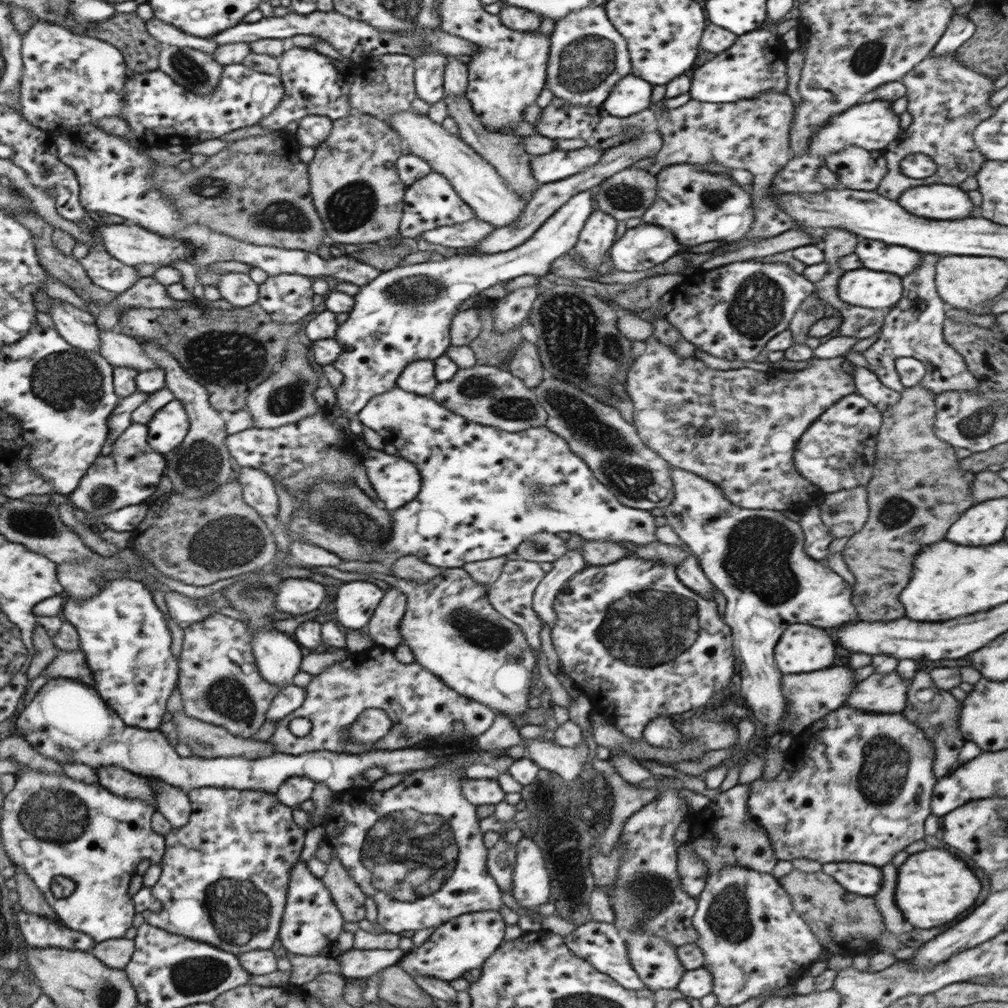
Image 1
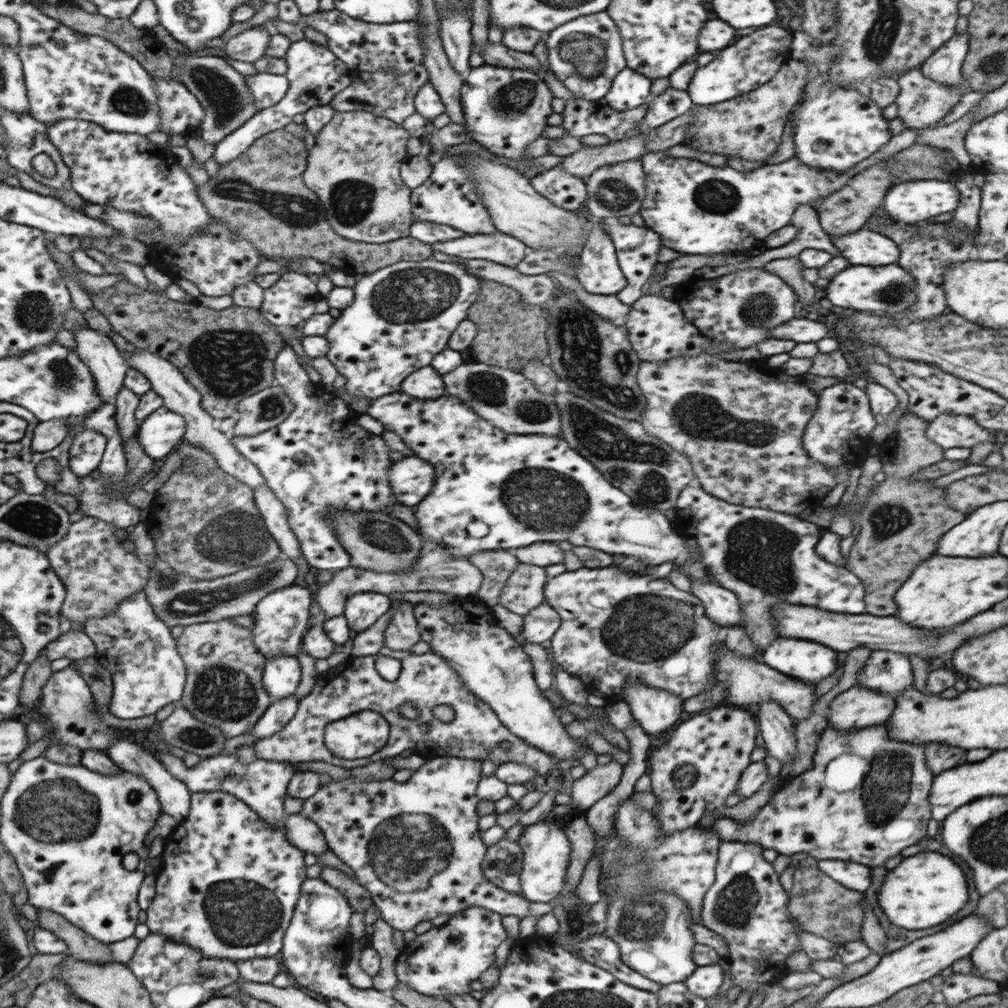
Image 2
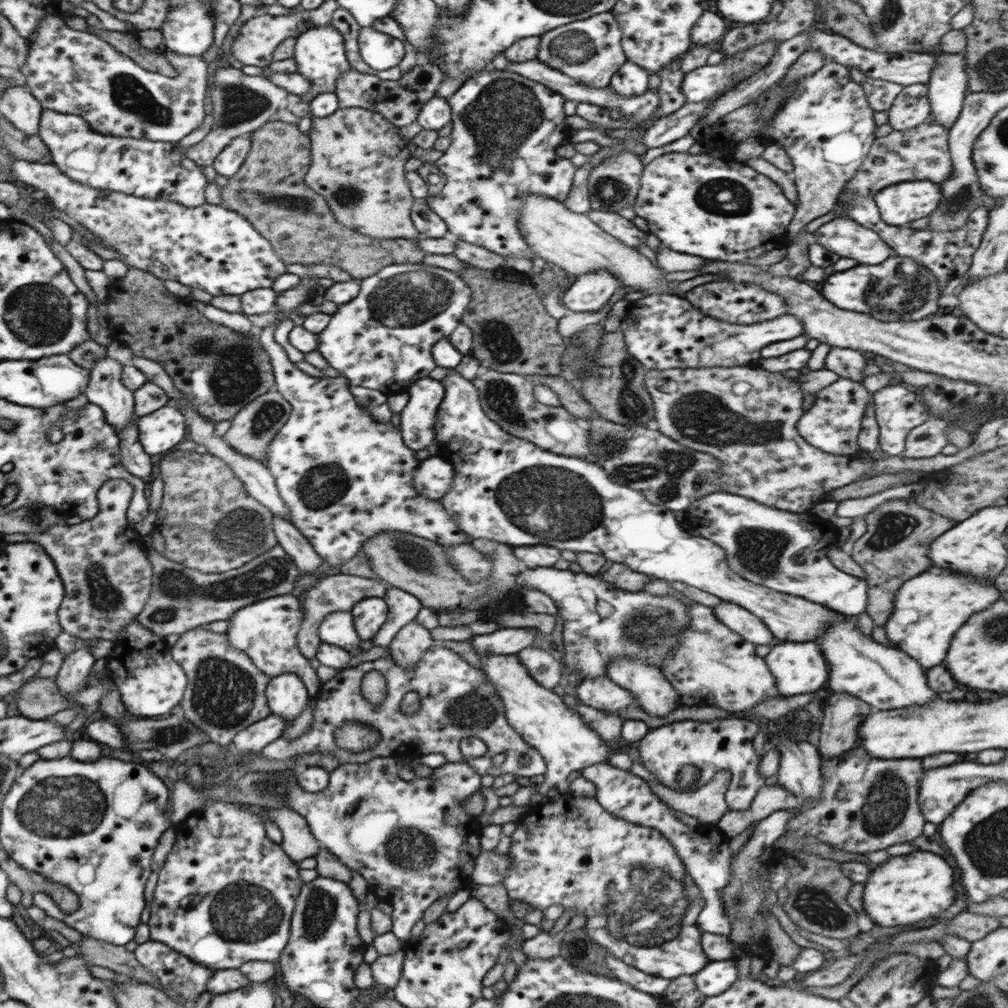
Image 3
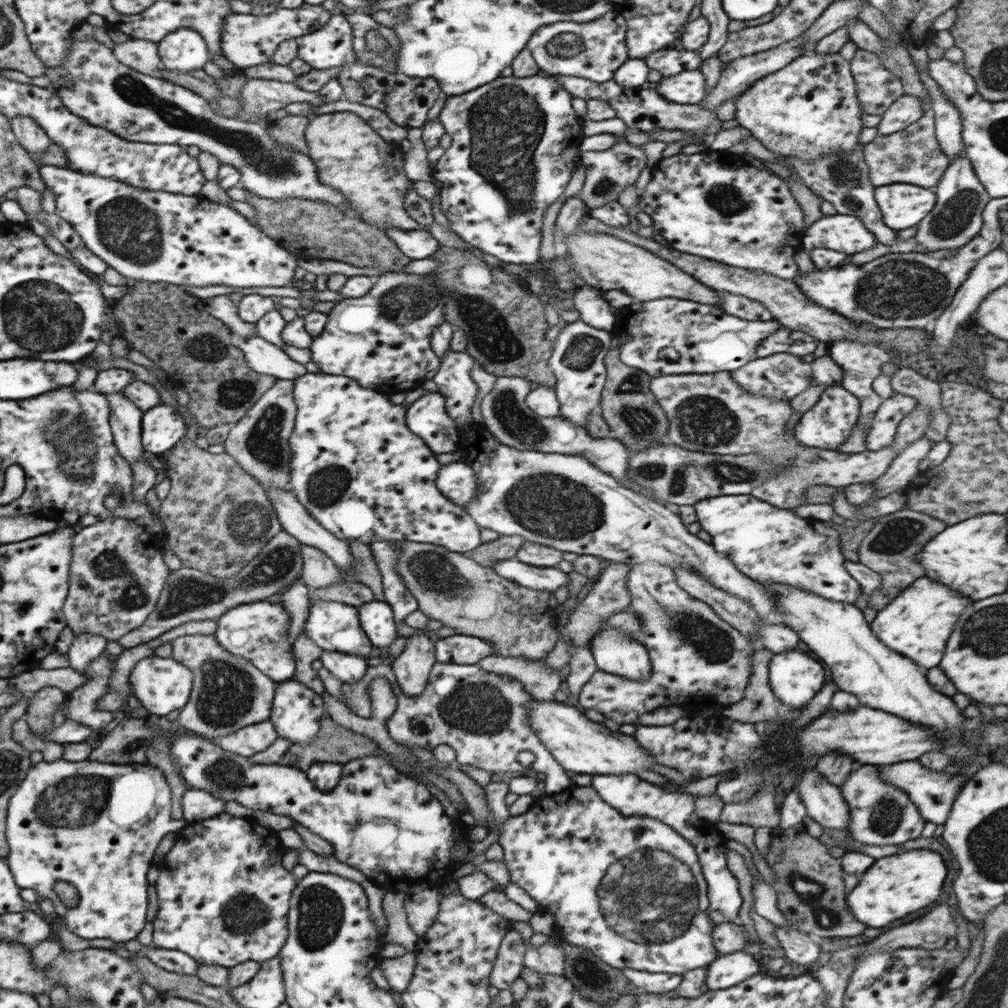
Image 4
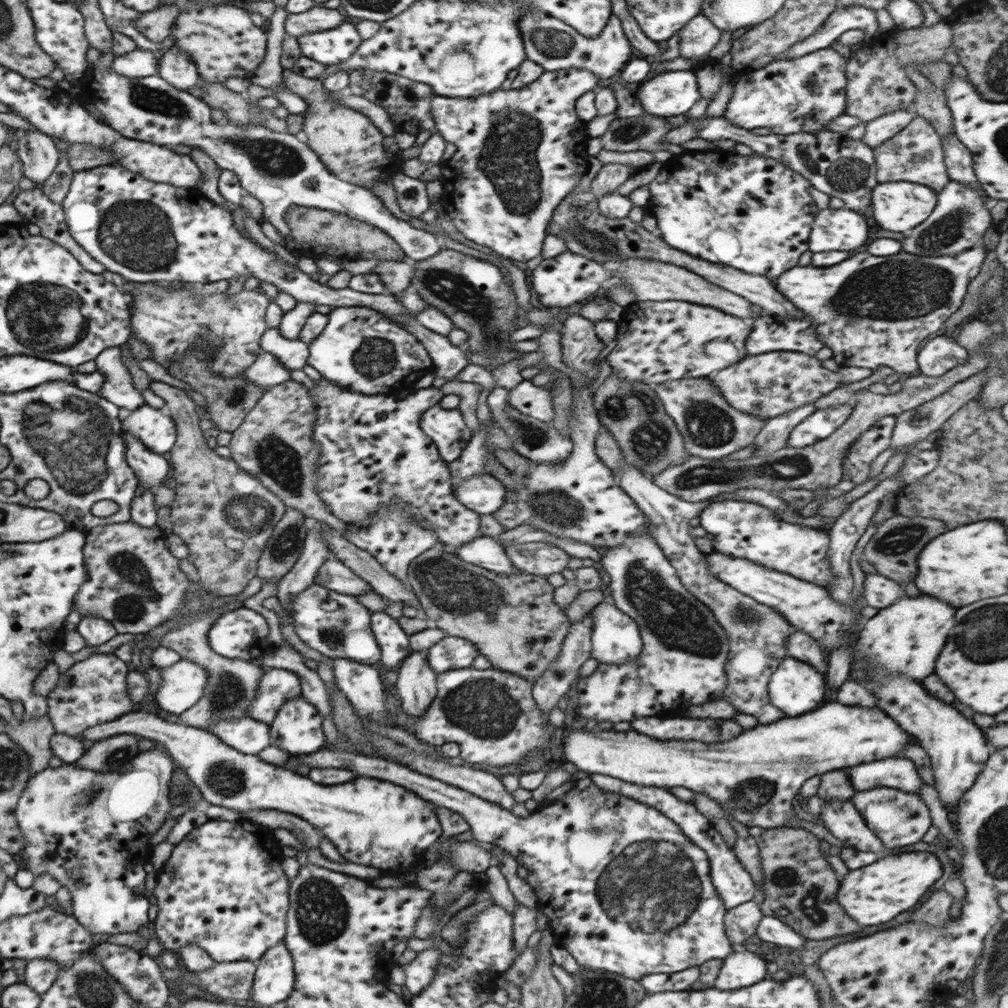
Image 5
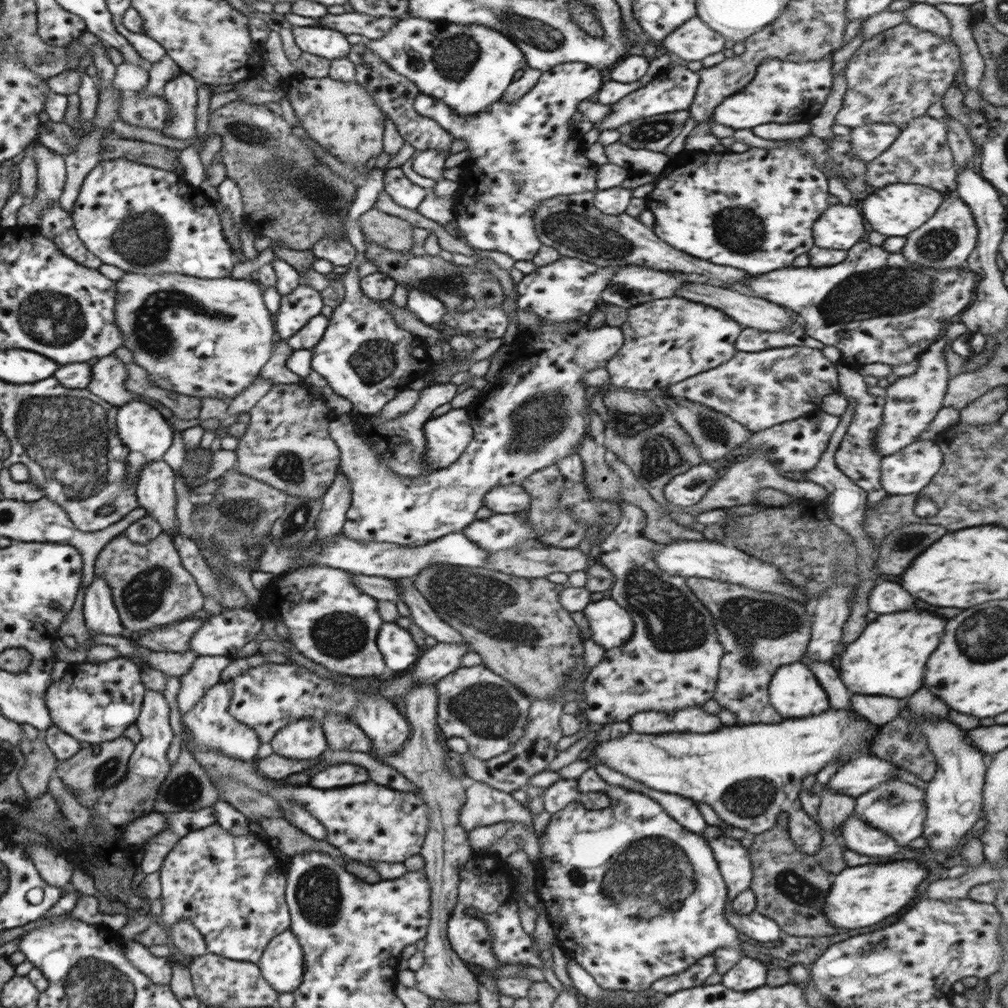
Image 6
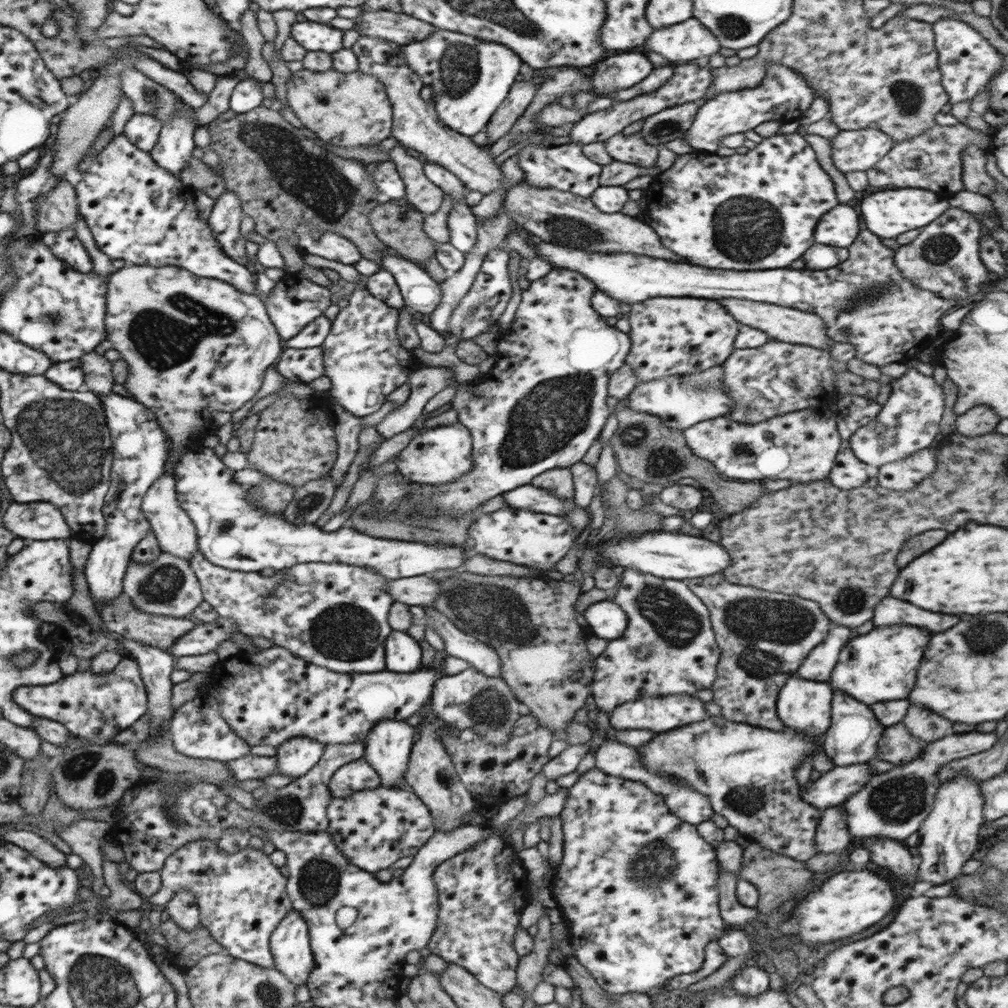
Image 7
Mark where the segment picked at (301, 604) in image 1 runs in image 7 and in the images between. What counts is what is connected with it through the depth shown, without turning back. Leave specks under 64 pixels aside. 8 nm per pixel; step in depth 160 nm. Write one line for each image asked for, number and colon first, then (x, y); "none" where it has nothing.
2: (280, 619)
3: (267, 630)
4: (258, 631)
5: (237, 634)
6: (224, 634)
7: (204, 638)

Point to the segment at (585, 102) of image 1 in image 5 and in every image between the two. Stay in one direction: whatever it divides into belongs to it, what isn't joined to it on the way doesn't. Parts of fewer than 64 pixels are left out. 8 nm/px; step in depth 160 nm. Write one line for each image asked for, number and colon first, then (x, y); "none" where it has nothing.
2: (585, 54)
3: (589, 51)
4: (594, 50)
5: (554, 45)

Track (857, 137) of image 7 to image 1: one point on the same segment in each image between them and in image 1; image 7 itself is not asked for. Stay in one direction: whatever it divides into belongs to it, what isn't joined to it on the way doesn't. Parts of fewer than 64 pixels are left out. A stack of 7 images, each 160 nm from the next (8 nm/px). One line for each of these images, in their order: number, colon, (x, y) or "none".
1: (941, 90)
2: (922, 103)
3: (911, 107)
4: (907, 109)
5: (880, 129)
6: (868, 141)

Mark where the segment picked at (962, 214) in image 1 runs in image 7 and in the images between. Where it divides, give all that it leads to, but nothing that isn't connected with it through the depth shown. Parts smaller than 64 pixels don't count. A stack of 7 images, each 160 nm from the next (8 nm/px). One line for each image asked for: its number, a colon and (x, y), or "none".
2: (914, 201)
3: (901, 203)
4: (902, 205)
5: (897, 206)
6: (895, 210)
7: (890, 213)

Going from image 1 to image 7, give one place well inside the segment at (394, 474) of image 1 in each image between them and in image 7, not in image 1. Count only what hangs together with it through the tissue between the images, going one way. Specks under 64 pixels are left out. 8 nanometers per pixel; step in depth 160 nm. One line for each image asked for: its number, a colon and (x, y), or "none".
2: (411, 478)
3: (435, 476)
4: (457, 481)
5: (484, 494)
6: (509, 499)
7: (528, 497)

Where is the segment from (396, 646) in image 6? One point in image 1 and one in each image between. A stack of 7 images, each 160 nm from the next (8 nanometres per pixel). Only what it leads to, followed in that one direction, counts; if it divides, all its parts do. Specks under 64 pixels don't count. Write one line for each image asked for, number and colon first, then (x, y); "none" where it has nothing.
1: (356, 601)
2: (361, 610)
3: (370, 614)
4: (376, 617)
5: (394, 644)

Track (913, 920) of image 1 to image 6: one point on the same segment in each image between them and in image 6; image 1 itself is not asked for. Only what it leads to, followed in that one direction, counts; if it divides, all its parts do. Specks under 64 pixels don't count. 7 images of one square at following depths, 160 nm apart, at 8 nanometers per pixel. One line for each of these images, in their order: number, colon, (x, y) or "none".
2: (925, 890)
3: (907, 889)
4: (895, 886)
5: (873, 895)
6: (862, 896)

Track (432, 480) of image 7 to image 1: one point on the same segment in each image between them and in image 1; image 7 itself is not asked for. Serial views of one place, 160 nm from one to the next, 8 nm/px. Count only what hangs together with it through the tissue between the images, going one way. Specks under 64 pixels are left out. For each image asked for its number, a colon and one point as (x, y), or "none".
1: (419, 377)
2: (427, 384)
3: (424, 397)
4: (427, 417)
5: (446, 428)
6: (447, 436)

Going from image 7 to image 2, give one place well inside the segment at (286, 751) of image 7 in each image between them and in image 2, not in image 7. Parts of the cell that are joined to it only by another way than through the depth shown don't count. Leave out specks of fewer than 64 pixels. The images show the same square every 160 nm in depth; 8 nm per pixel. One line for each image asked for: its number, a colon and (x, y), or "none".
2: (281, 674)
3: (286, 694)
4: (296, 711)
5: (297, 727)
6: (302, 739)

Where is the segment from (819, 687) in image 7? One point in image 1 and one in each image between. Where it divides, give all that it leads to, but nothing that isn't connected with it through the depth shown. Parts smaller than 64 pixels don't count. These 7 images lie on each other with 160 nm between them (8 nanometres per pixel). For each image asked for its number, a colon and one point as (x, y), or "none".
1: (801, 648)
2: (807, 660)
3: (798, 668)
4: (795, 677)
5: (795, 687)
6: (794, 691)

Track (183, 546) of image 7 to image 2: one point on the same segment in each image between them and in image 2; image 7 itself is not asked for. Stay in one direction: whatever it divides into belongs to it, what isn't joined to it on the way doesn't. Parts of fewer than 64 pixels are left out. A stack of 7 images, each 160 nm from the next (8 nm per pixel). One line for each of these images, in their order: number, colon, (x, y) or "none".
2: (96, 349)
3: (104, 389)
4: (125, 420)
5: (150, 468)
6: (155, 492)

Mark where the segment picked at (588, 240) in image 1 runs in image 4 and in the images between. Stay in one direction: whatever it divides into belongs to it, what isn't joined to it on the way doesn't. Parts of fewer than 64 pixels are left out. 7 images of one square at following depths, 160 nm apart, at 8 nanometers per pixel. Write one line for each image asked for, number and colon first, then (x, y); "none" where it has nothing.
2: (599, 272)
3: (590, 291)
4: (593, 309)

